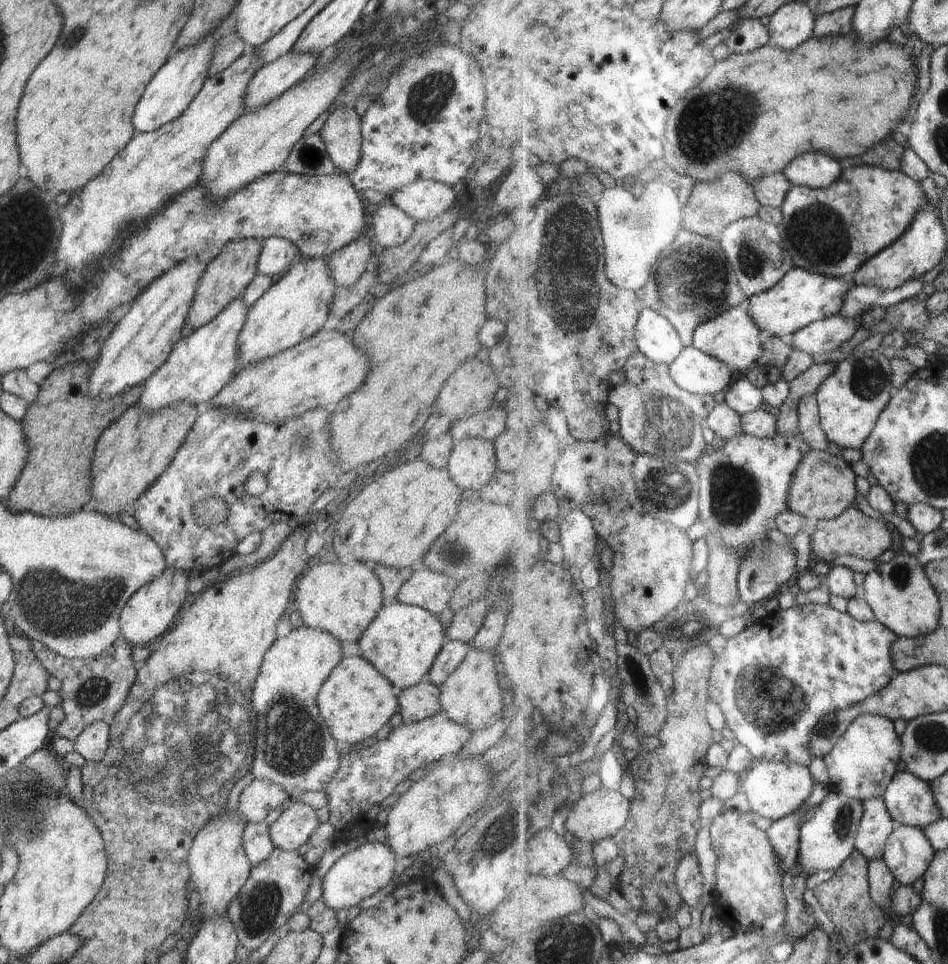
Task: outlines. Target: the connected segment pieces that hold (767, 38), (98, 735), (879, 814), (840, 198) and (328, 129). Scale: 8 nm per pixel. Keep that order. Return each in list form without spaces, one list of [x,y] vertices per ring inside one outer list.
[[[759,19],[740,20],[725,43],[733,53],[755,52],[771,44],[770,26],[764,26]]]
[[[109,720],[97,721],[84,728],[73,741],[74,751],[87,763],[98,763],[105,758],[109,742]]]
[[[885,798],[866,802],[863,823],[857,837],[857,850],[860,850],[870,862],[884,859],[891,837],[898,825],[888,809]]]
[[[857,165],[828,189],[794,185],[782,207],[783,222],[779,228],[783,230],[785,251],[792,256],[797,268],[848,279],[854,277],[874,256],[895,244],[928,203],[928,196],[920,182],[907,173],[873,165]]]
[[[337,108],[330,113],[330,117],[318,133],[330,161],[346,176],[359,166],[361,131],[361,120],[354,109]]]

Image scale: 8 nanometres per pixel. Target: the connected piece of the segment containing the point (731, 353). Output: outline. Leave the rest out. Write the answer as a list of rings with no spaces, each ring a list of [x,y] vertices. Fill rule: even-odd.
[[[738,306],[701,326],[695,333],[693,347],[726,362],[732,370],[748,372],[765,356],[764,334],[764,330],[759,326],[759,322],[752,317],[749,310]]]

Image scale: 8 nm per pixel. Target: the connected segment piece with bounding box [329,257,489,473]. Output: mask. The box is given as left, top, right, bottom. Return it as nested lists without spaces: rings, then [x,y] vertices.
[[[488,257],[485,260],[486,262],[483,263],[482,268],[480,268],[480,265],[472,266],[460,261],[459,259],[453,260],[446,258],[442,263],[402,280],[383,298],[377,300],[372,311],[367,312],[367,315],[364,316],[362,322],[354,332],[354,340],[356,342],[356,346],[369,356],[369,361],[371,362],[369,374],[366,376],[364,386],[360,386],[358,391],[349,395],[347,398],[344,398],[341,402],[338,402],[338,404],[330,408],[331,420],[329,424],[331,426],[331,443],[335,450],[335,455],[339,458],[339,464],[342,466],[343,473],[354,470],[354,468],[358,468],[360,464],[372,464],[372,462],[376,463],[386,460],[386,458],[382,458],[382,456],[386,456],[386,452],[390,454],[390,452],[398,450],[398,448],[400,448],[400,446],[404,446],[412,436],[416,436],[416,434],[422,430],[422,426],[424,426],[426,418],[432,414],[432,402],[436,400],[436,396],[438,396],[438,392],[440,392],[442,382],[444,382],[446,378],[449,378],[454,373],[454,370],[464,363],[466,358],[476,356],[476,352],[482,348],[482,346],[480,346],[480,340],[478,340],[478,330],[482,328],[486,323],[486,320],[489,318],[486,316],[487,292],[485,284],[486,277],[488,276]]]

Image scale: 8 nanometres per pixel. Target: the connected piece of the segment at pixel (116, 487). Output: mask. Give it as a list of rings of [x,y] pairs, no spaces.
[[[175,403],[154,415],[144,415],[137,404],[132,406],[119,420],[104,430],[95,444],[91,461],[91,480],[89,488],[91,498],[96,500],[96,512],[117,519],[116,515],[130,512],[133,503],[139,500],[148,488],[169,468],[176,452],[184,443],[188,432],[194,427],[196,407],[185,403]]]

